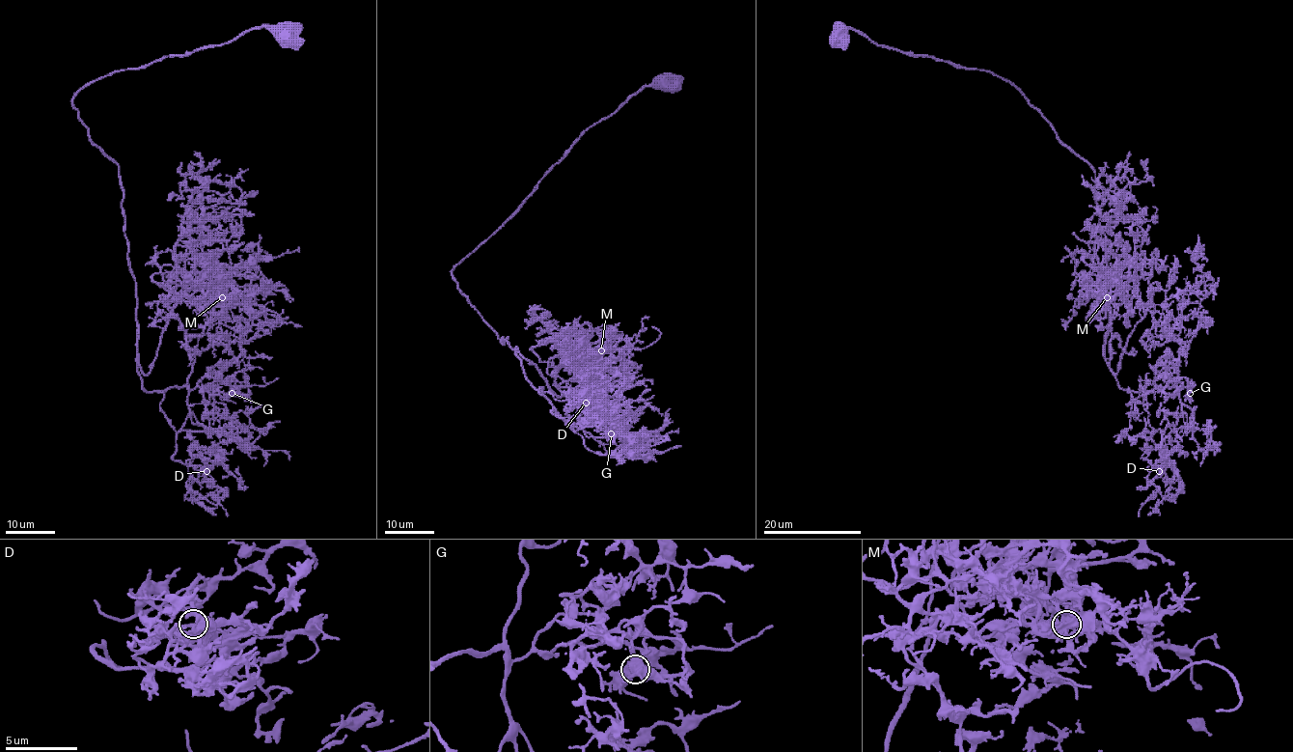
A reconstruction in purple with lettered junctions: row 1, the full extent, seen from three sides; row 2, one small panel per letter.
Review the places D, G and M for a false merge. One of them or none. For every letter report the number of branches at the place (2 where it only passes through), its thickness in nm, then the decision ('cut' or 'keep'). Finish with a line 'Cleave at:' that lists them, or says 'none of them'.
D: branches 2; calibre 440 nm; keep
G: branches 2; calibre 460 nm; keep
M: branches 2; calibre 460 nm; cut
Cleave at: M

